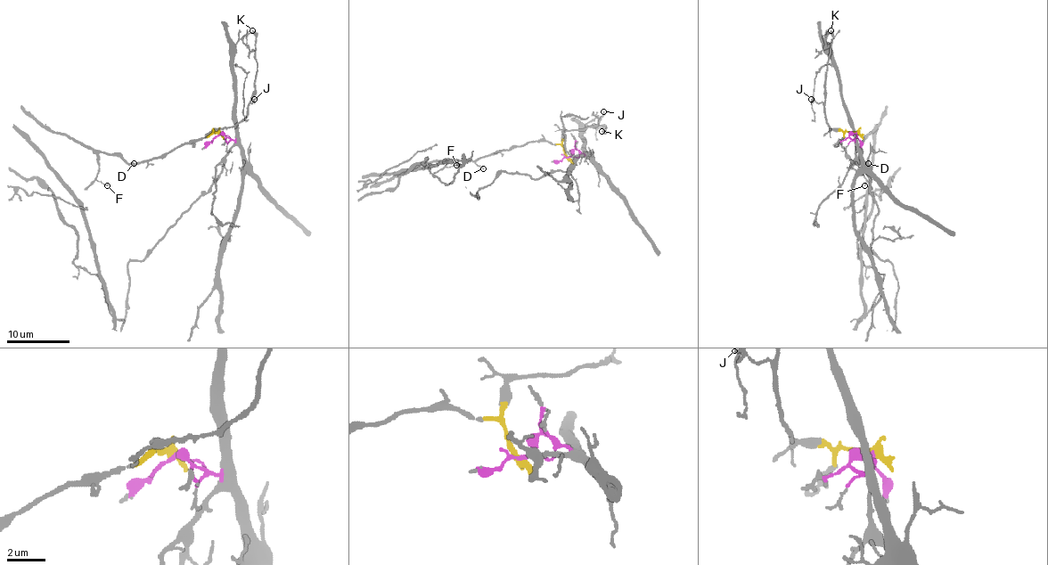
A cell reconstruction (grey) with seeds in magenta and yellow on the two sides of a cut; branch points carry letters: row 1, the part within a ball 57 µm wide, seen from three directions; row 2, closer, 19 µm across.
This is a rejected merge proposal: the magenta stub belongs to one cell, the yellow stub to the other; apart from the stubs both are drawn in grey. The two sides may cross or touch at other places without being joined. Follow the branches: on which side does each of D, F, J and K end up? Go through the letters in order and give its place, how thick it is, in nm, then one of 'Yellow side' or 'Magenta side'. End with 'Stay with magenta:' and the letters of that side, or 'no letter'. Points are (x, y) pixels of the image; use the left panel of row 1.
D: Place: (134, 163). Thickness 130 nm. Yellow side
F: Place: (107, 185). Thickness 120 nm. Yellow side
J: Place: (254, 99). Thickness 160 nm. Yellow side
K: Place: (252, 30). Thickness 340 nm. Yellow side
Stay with magenta: no letter

